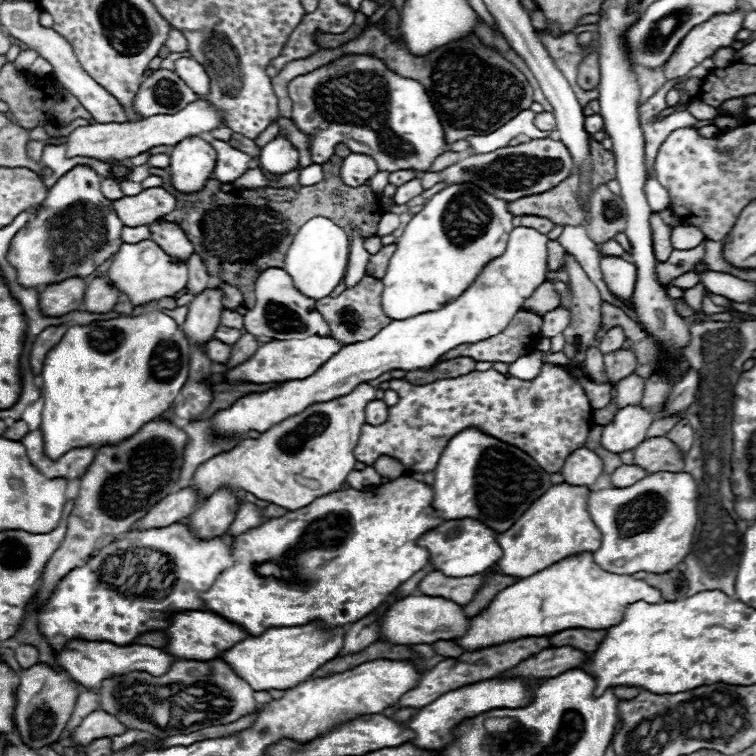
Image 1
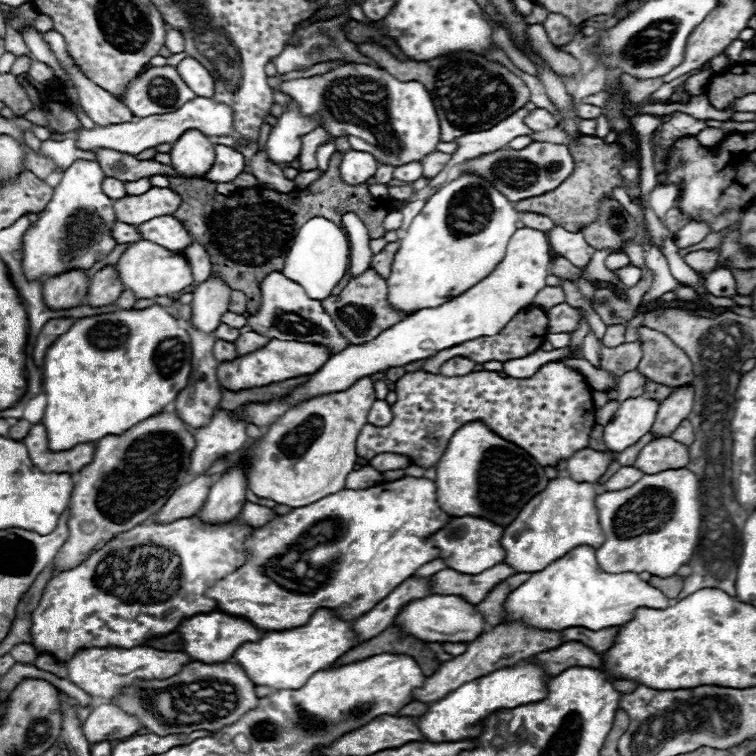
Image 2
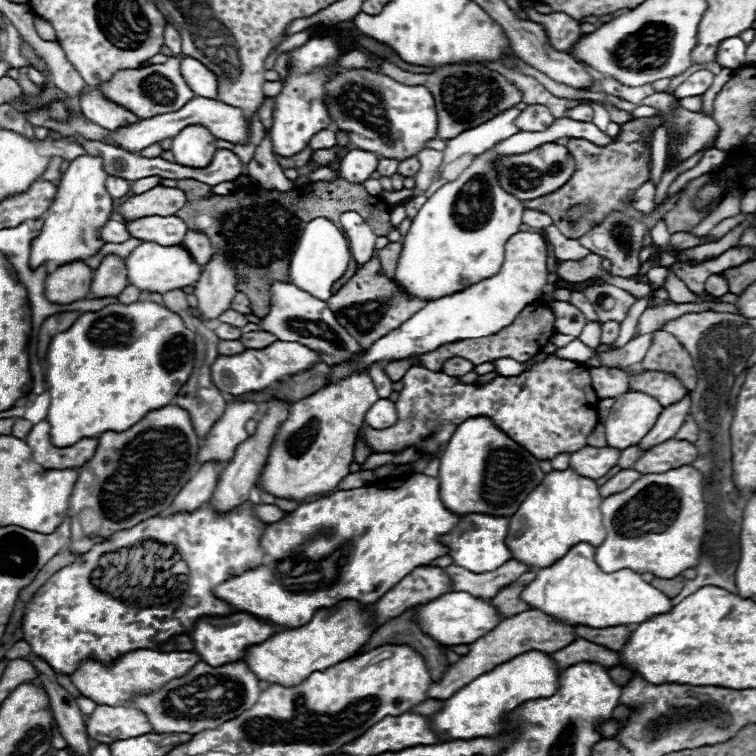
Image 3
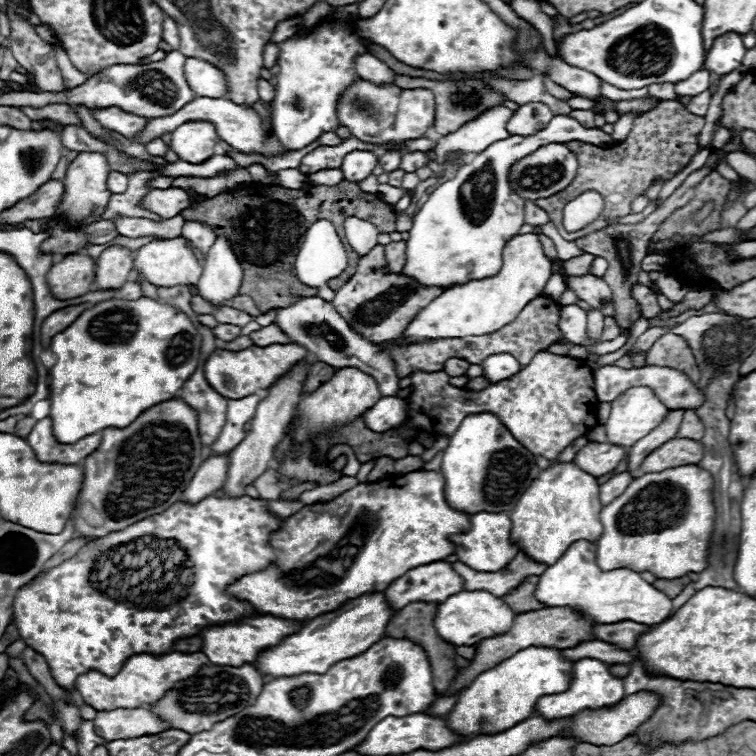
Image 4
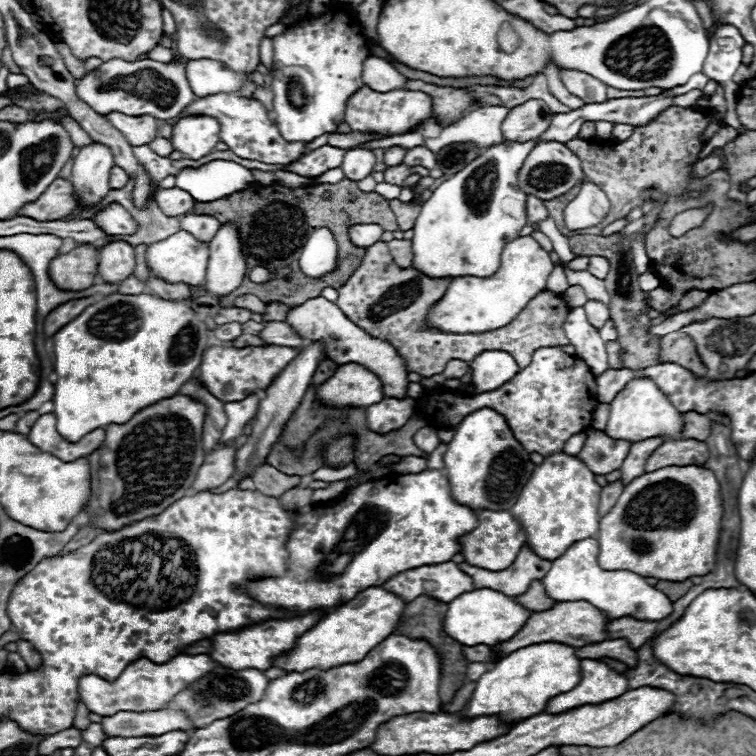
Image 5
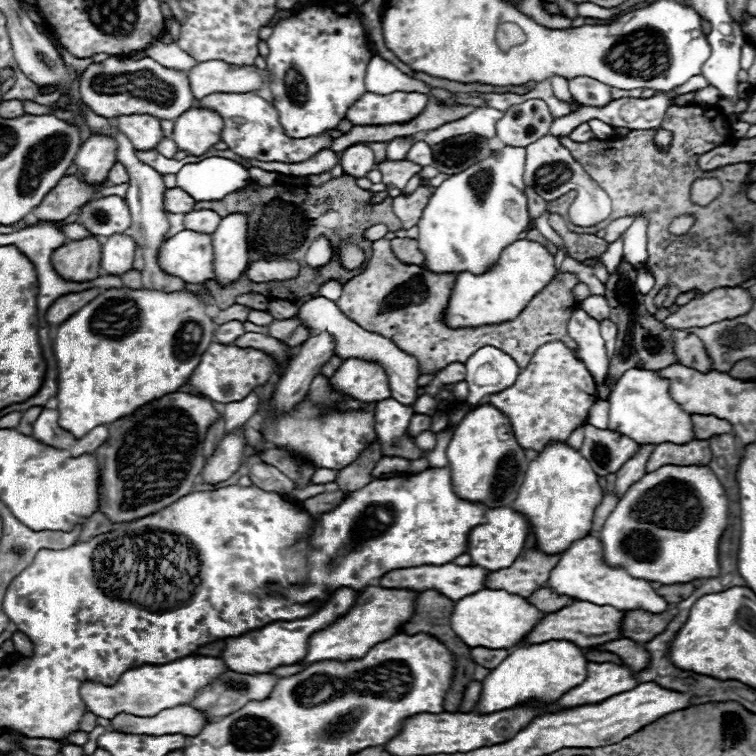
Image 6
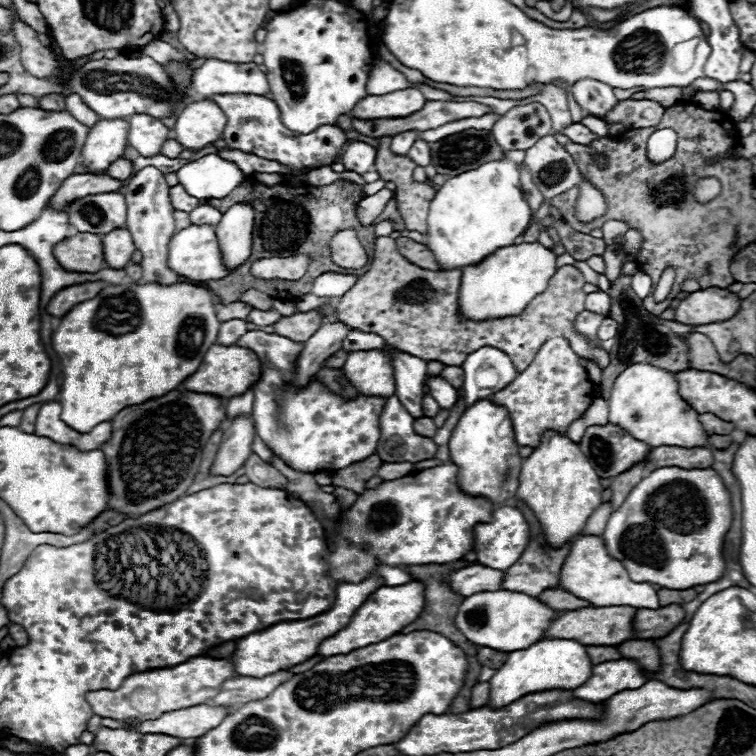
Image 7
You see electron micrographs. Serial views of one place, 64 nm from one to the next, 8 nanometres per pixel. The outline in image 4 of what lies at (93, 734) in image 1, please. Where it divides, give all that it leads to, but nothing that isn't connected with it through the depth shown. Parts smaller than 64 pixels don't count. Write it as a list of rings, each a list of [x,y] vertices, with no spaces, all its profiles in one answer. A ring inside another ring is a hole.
[[[118,708],[112,712],[98,712],[94,726],[104,740],[148,736],[170,728],[166,720],[162,720],[160,716],[156,716],[146,708],[132,708],[132,710]]]

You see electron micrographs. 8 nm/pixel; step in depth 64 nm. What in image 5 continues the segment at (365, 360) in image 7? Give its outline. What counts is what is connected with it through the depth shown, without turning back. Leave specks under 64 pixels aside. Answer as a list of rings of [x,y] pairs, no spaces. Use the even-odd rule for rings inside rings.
[[[342,364],[338,366],[338,370],[334,372],[332,378],[328,378],[320,388],[318,388],[318,398],[330,406],[372,406],[376,402],[380,402],[384,396],[382,390],[382,380],[368,368],[360,366],[360,364]]]

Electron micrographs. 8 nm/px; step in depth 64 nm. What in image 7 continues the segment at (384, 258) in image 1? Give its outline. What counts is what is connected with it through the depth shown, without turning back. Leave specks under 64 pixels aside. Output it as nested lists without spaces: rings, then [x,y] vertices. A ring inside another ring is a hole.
[[[398,238],[398,240],[396,240],[396,246],[400,248],[400,252],[402,252],[412,264],[416,264],[416,266],[420,266],[420,268],[434,270],[434,272],[440,270],[438,262],[436,262],[436,258],[434,258],[434,254],[430,252],[428,246],[418,244],[418,242],[410,240],[410,238]]]

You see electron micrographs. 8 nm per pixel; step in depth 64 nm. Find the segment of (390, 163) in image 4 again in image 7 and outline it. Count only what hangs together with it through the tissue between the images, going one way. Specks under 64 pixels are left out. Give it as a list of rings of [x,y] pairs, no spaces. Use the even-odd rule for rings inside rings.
[[[408,130],[408,132],[396,134],[396,136],[392,138],[390,148],[392,148],[392,152],[396,152],[396,154],[406,154],[416,140],[418,140],[418,132],[416,132],[416,130]]]

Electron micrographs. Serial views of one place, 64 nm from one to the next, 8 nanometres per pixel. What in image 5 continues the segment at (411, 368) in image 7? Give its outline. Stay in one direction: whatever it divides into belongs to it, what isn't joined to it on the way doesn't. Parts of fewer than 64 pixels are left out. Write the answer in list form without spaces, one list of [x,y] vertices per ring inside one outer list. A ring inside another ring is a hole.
[[[322,296],[310,298],[304,304],[292,308],[286,320],[296,328],[296,332],[300,332],[304,336],[304,340],[324,340],[326,342],[326,354],[330,360],[334,360],[338,364],[358,362],[382,378],[386,396],[400,398],[400,400],[406,398],[406,390],[408,390],[410,382],[408,382],[404,358],[400,358],[400,354],[396,352],[396,348],[390,342],[378,340],[378,338],[366,334],[356,324],[352,324],[352,320],[348,320],[334,302],[330,302]]]

